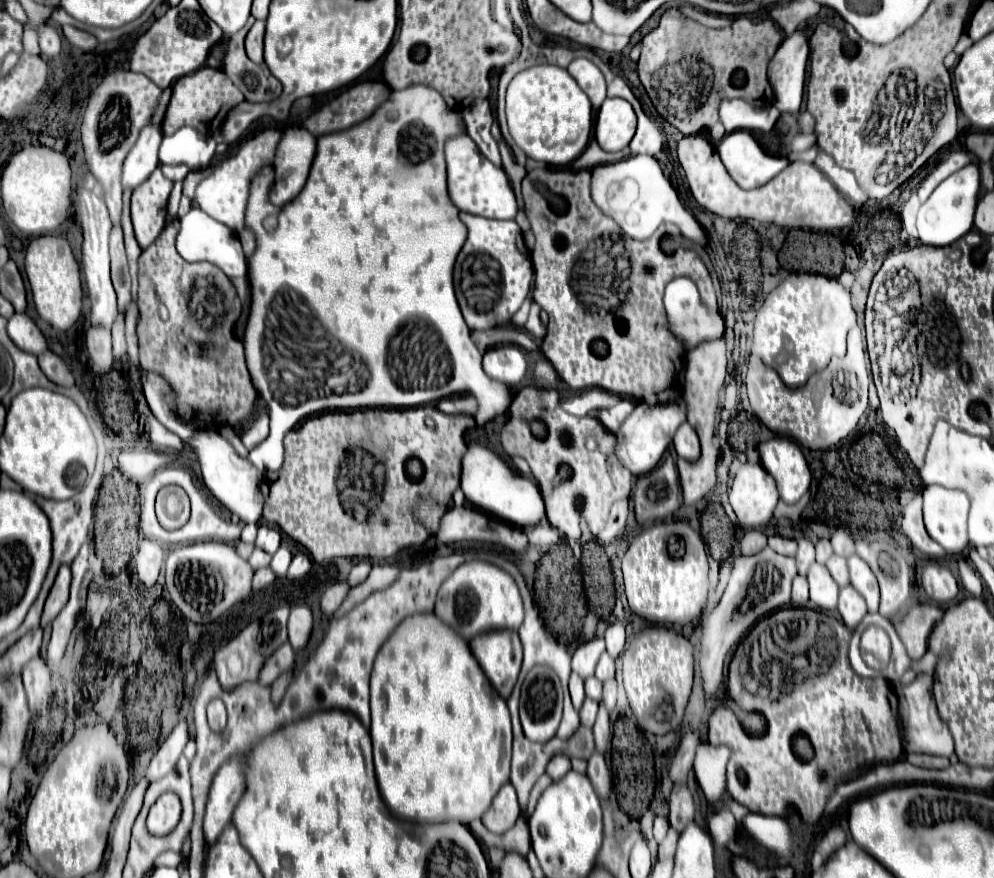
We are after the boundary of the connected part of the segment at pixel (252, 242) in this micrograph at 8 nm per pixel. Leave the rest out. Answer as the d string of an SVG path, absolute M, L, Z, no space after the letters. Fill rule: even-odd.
M244 228L244 230L238 234L238 238L240 238L240 242L242 242L244 256L250 258L250 256L254 254L254 250L256 250L256 236L254 236L254 232L252 232L250 228Z

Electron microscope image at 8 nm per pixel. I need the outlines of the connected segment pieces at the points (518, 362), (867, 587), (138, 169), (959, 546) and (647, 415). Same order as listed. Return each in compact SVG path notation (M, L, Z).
M496 346L484 354L484 372L506 386L518 386L528 372L528 362L518 346Z
M850 556L848 568L850 568L850 584L864 596L868 612L878 612L878 582L870 566L862 558Z
M170 88L162 90L160 96L160 108L156 108L156 118L152 120L152 126L146 126L140 132L140 138L136 146L130 150L130 154L124 160L122 168L122 188L138 188L158 166L158 146L160 146L160 122L164 118L166 106L170 100Z
M944 486L924 488L924 524L928 526L928 534L932 534L948 554L960 554L968 546L968 510L970 498L964 490Z
M676 400L676 402L668 402L668 404L658 404L658 406L648 406L648 404L642 404L642 402L636 404L632 414L622 422L618 432L614 434L616 436L616 446L614 446L616 458L634 476L646 474L648 470L652 470L652 466L658 464L662 454L670 446L678 426L684 420L686 420L686 404L684 404L684 400Z

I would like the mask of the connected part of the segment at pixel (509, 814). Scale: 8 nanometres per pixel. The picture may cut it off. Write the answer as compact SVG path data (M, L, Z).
M508 782L500 788L490 810L482 816L482 824L494 834L504 834L508 828L514 826L518 816L520 816L518 796L516 796L514 786Z

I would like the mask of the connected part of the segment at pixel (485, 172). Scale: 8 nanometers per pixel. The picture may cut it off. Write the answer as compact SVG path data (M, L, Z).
M468 134L448 138L444 144L444 154L448 166L448 194L458 210L496 220L512 220L516 216L518 204L506 172L484 158L484 154L480 154L476 142Z

